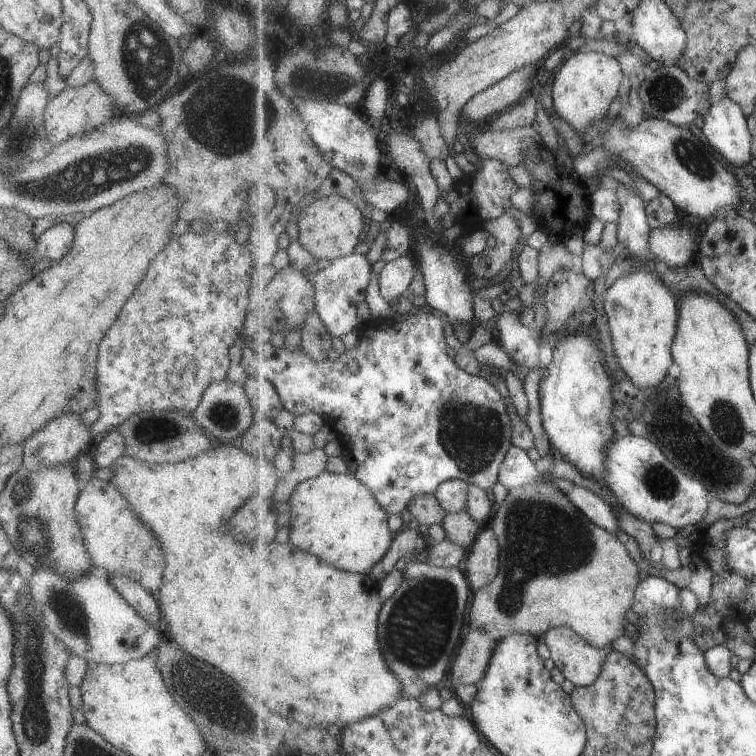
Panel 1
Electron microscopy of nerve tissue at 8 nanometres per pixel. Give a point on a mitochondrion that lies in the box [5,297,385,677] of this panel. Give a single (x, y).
(65, 610)

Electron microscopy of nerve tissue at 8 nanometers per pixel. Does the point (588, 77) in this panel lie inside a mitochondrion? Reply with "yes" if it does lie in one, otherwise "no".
no

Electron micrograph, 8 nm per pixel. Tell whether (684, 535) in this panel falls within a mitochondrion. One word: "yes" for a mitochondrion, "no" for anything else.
no

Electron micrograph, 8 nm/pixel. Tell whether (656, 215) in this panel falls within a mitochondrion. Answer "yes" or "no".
no

